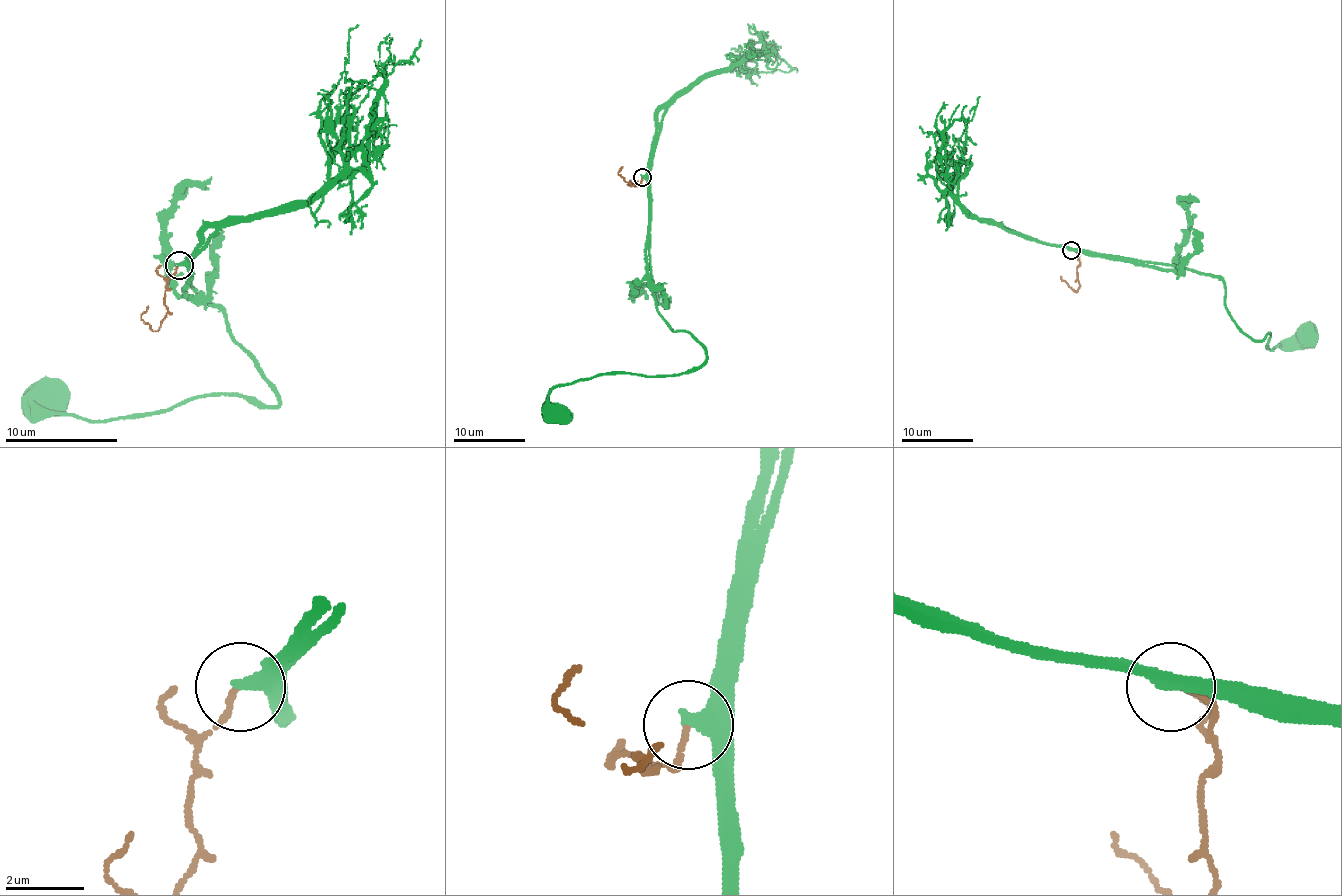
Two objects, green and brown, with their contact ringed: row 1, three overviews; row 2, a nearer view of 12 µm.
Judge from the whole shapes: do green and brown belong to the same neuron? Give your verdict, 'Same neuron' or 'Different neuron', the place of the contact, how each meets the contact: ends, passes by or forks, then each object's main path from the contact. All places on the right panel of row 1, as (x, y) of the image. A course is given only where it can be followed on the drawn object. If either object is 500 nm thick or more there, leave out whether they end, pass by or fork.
Different neuron. Place: (1071, 250). At the ring green passes by. At the ring brown ends. Course of green: (1072, 250), (1210, 274), (1223, 281), (1224, 306), (1244, 333), (1260, 340), (1269, 333), (1273, 349), (1307, 339). Course of brown: (1072, 250), (1079, 254), (1075, 292), (1061, 276)

